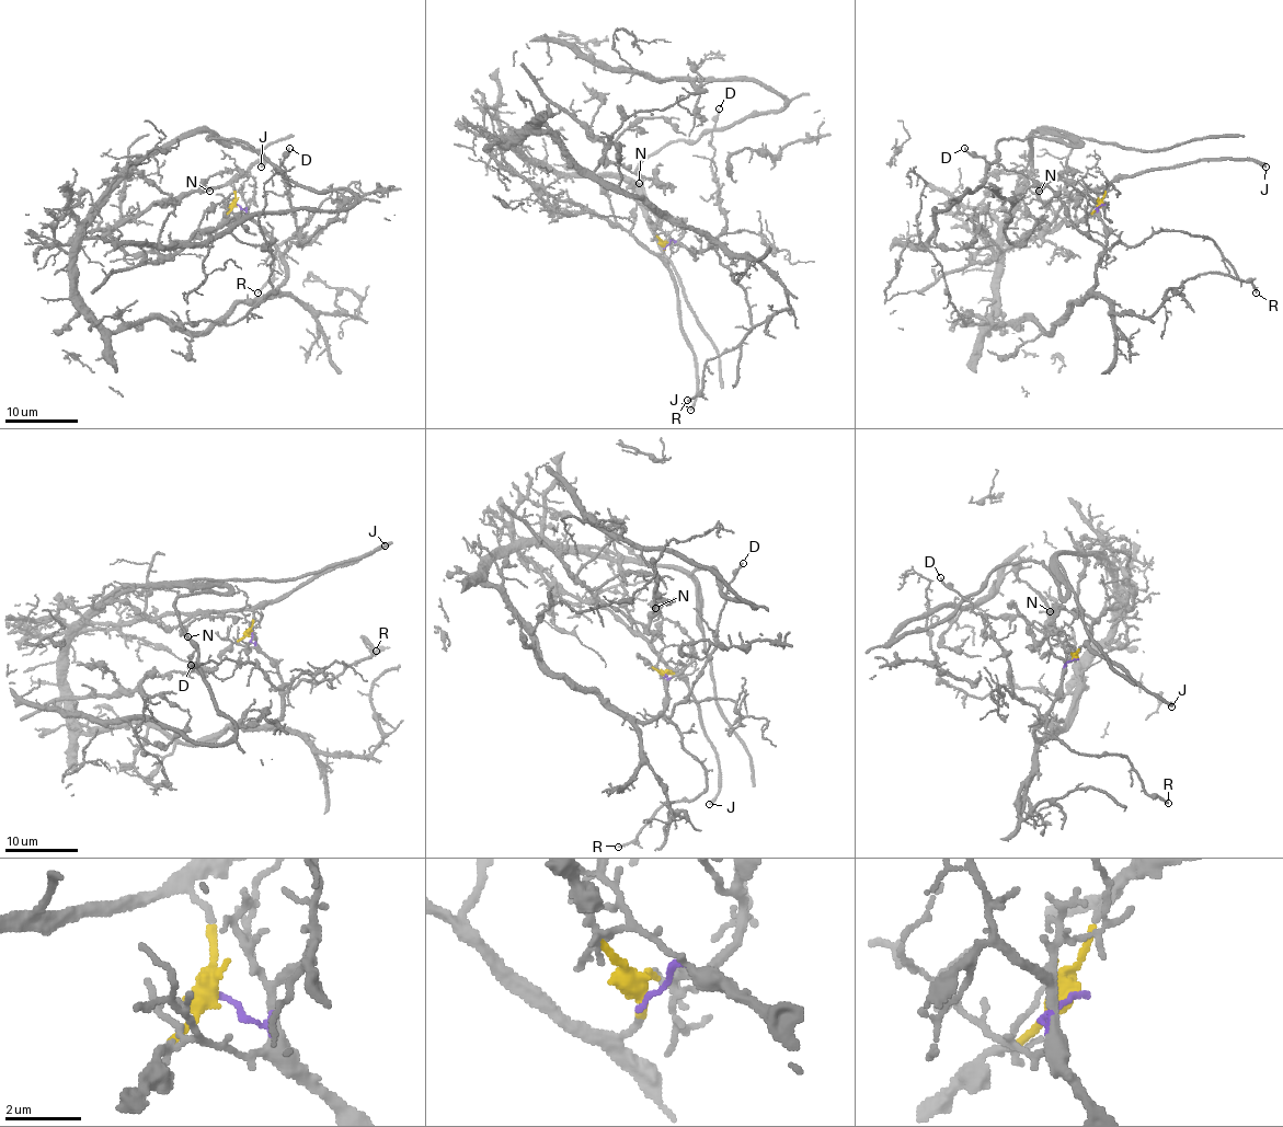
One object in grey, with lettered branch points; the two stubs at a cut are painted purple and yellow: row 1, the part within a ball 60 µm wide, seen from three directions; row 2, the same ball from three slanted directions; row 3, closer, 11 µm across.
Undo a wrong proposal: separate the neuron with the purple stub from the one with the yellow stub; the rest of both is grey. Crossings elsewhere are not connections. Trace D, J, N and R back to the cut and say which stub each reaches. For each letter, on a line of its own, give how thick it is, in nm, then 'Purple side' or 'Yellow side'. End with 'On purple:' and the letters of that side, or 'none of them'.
D: Thickness 170 nm. Purple side
J: Thickness 340 nm. Yellow side
N: Thickness 190 nm. Yellow side
R: Thickness 200 nm. Purple side
On purple: D, R

